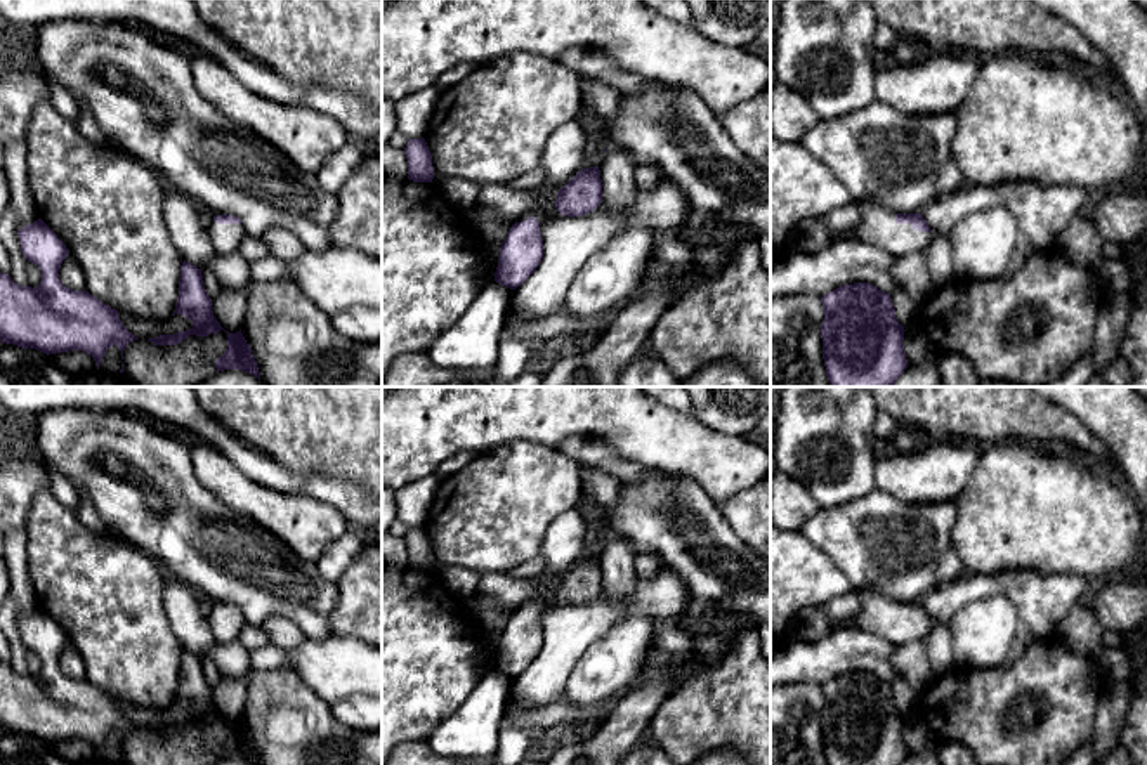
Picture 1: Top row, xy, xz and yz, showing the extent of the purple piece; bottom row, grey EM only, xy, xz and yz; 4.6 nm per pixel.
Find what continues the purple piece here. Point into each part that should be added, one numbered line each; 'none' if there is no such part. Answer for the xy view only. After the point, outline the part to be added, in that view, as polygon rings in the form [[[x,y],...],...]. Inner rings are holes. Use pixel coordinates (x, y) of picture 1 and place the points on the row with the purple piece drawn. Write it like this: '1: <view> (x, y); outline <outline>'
1: xy (226, 238); outline [[[217,224],[208,226],[208,236],[215,253],[227,255],[238,252],[245,229],[239,224]]]

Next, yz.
1: yz (878, 228); outline [[[862,199],[857,205],[861,210],[857,241],[902,257],[911,252],[923,252],[935,238],[932,232],[914,231],[911,224],[897,224],[895,213],[871,199]]]

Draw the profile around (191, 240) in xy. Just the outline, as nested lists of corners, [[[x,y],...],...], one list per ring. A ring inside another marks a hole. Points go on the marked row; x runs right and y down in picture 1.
[[[168,186],[165,194],[165,224],[170,241],[182,258],[201,271],[203,286],[213,300],[222,291],[222,286],[208,267],[215,250],[208,231],[200,222],[200,205]]]

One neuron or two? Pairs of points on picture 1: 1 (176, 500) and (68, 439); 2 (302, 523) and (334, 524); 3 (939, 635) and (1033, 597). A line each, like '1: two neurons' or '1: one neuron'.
1: one neuron
2: one neuron
3: two neurons

